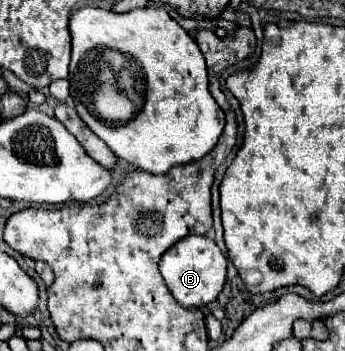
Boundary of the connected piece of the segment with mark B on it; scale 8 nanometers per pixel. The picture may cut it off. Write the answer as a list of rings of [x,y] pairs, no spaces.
[[[189,235],[177,241],[159,261],[159,271],[183,307],[203,307],[217,299],[227,279],[227,257],[221,253],[217,243],[205,235]]]

